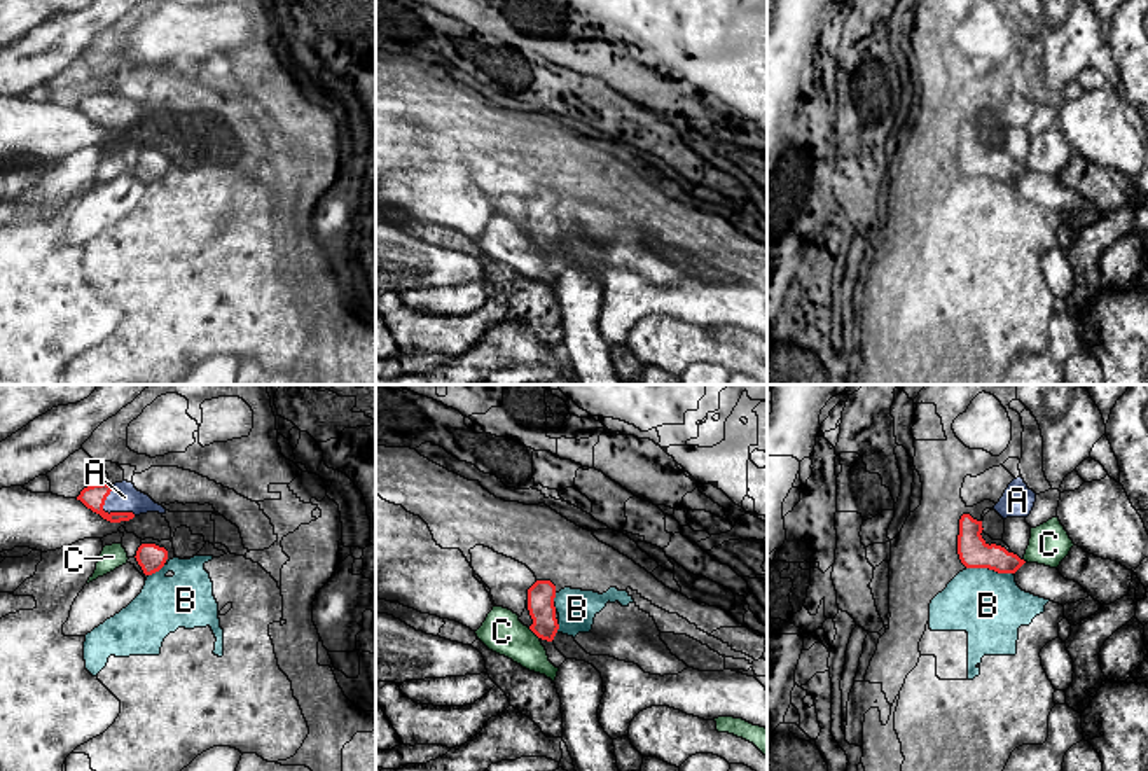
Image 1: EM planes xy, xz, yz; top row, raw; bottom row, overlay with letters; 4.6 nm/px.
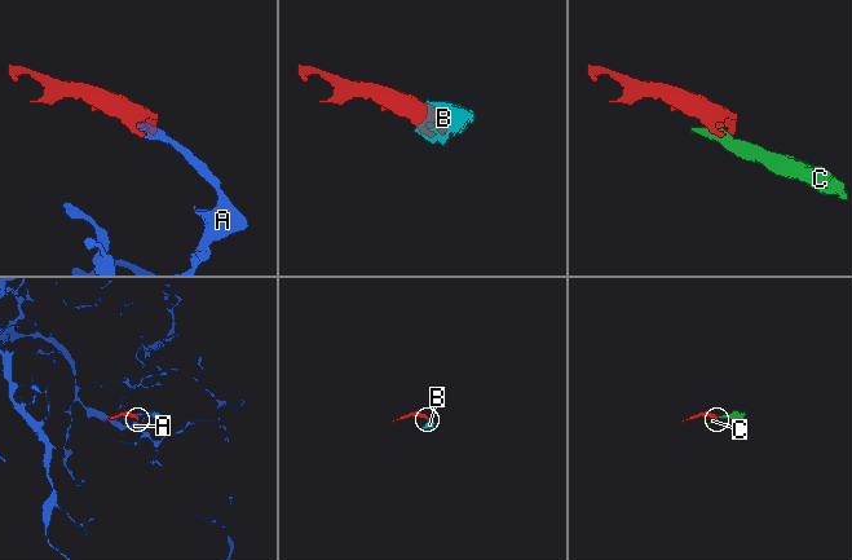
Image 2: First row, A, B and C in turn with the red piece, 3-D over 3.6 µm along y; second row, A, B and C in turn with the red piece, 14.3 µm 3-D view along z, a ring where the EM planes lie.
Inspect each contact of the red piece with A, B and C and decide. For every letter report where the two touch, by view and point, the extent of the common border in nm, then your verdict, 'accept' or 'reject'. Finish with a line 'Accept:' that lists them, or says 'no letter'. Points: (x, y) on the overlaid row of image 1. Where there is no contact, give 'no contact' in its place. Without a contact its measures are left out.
A: xy (107, 513) | 180 nm | accept
B: yz (989, 569) | 220 nm | reject
C: xz (533, 632) | 80 nm | reject
Accept: A

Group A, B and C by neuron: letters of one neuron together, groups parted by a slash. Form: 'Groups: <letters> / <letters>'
Groups: A / B / C

